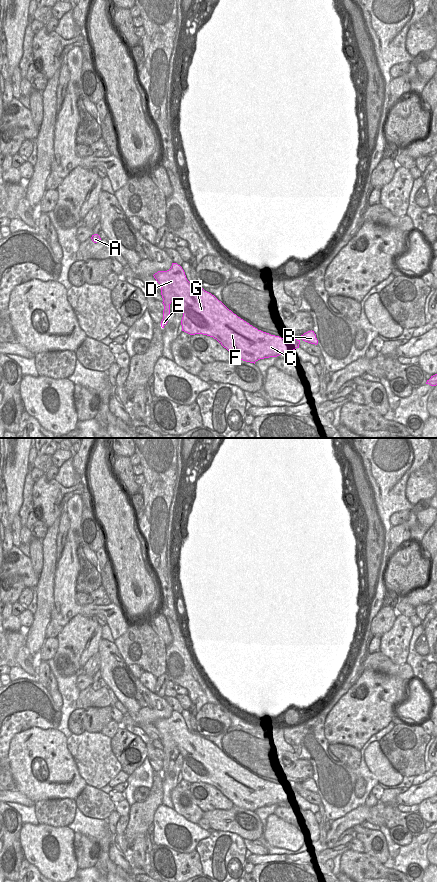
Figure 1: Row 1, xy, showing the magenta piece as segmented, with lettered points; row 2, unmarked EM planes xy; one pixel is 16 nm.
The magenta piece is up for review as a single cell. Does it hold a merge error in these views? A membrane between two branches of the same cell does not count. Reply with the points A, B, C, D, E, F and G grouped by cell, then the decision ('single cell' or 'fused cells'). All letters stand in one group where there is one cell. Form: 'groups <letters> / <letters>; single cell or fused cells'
groups A B C D E F G; single cell

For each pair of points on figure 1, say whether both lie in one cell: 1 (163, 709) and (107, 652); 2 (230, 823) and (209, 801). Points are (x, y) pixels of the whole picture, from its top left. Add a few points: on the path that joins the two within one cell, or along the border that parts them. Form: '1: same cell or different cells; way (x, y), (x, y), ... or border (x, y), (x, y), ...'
1: same cell; way (146, 702), (113, 669)
2: different cells; border (233, 805), (229, 809), (212, 809), (204, 812)

